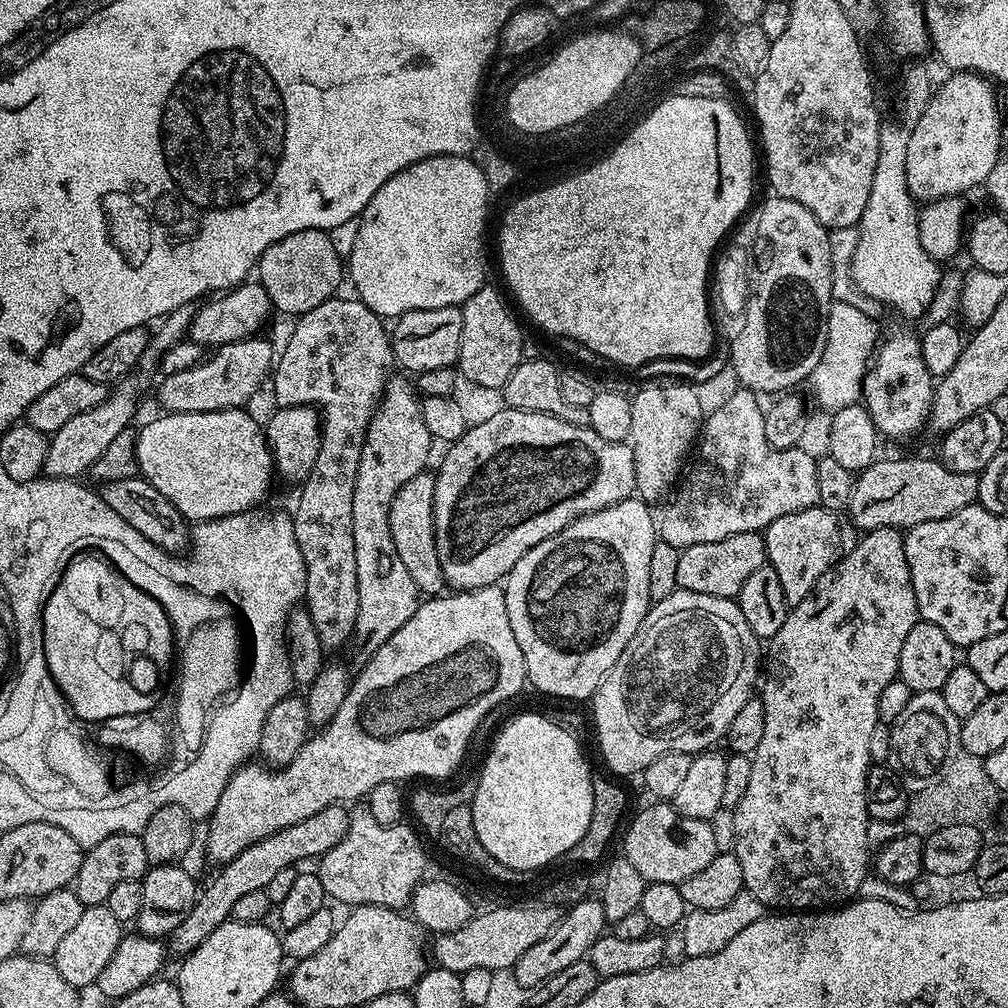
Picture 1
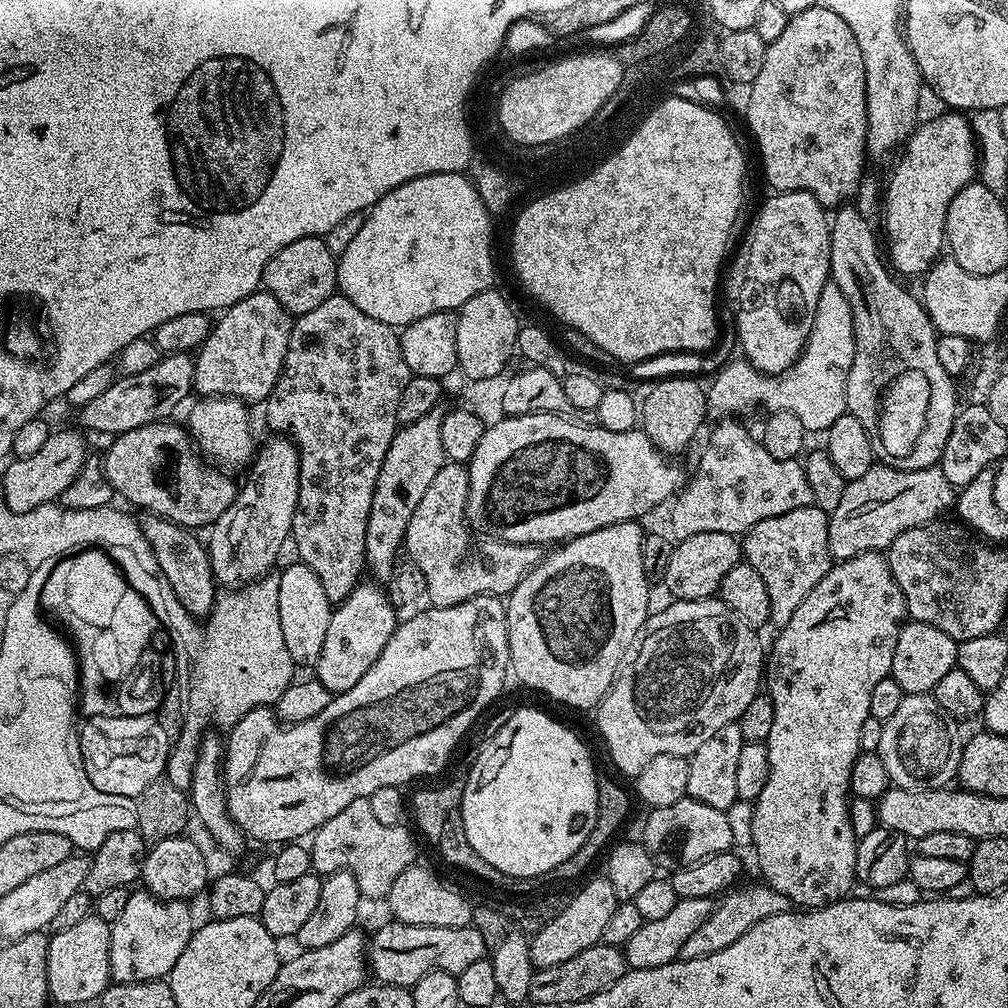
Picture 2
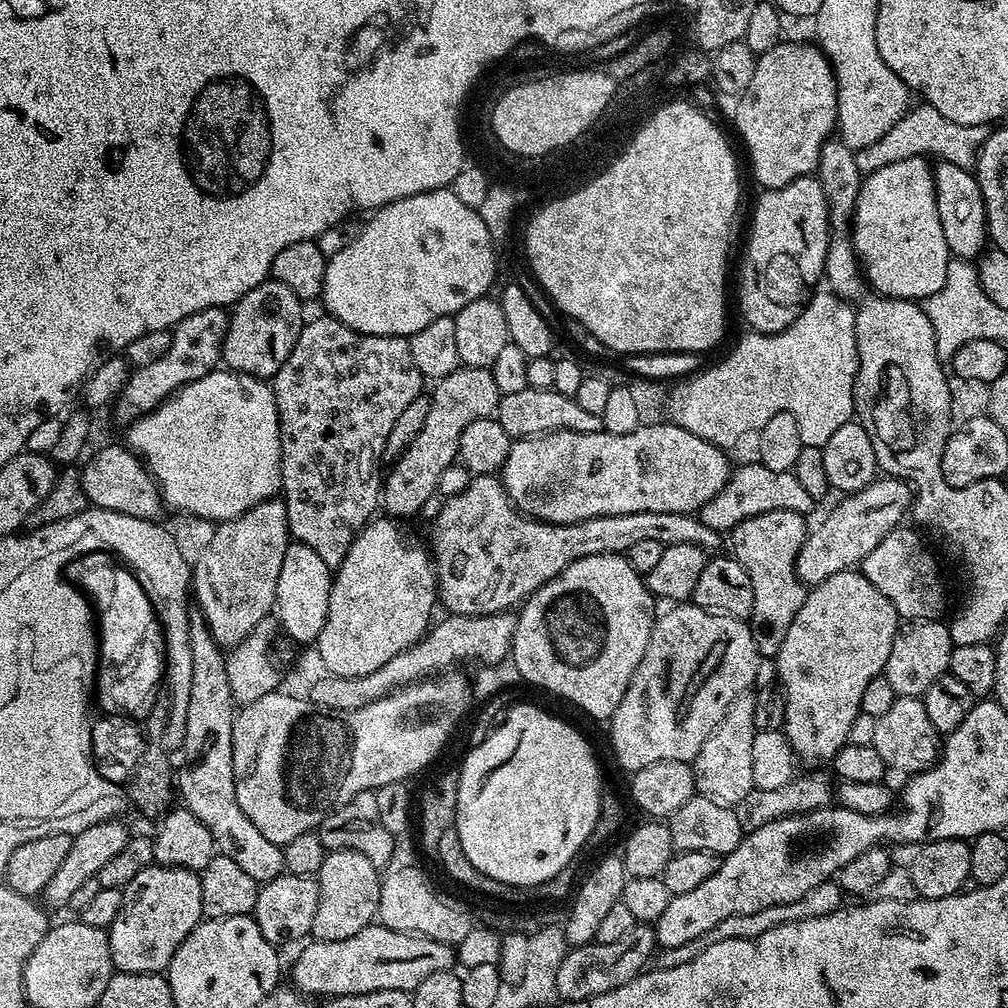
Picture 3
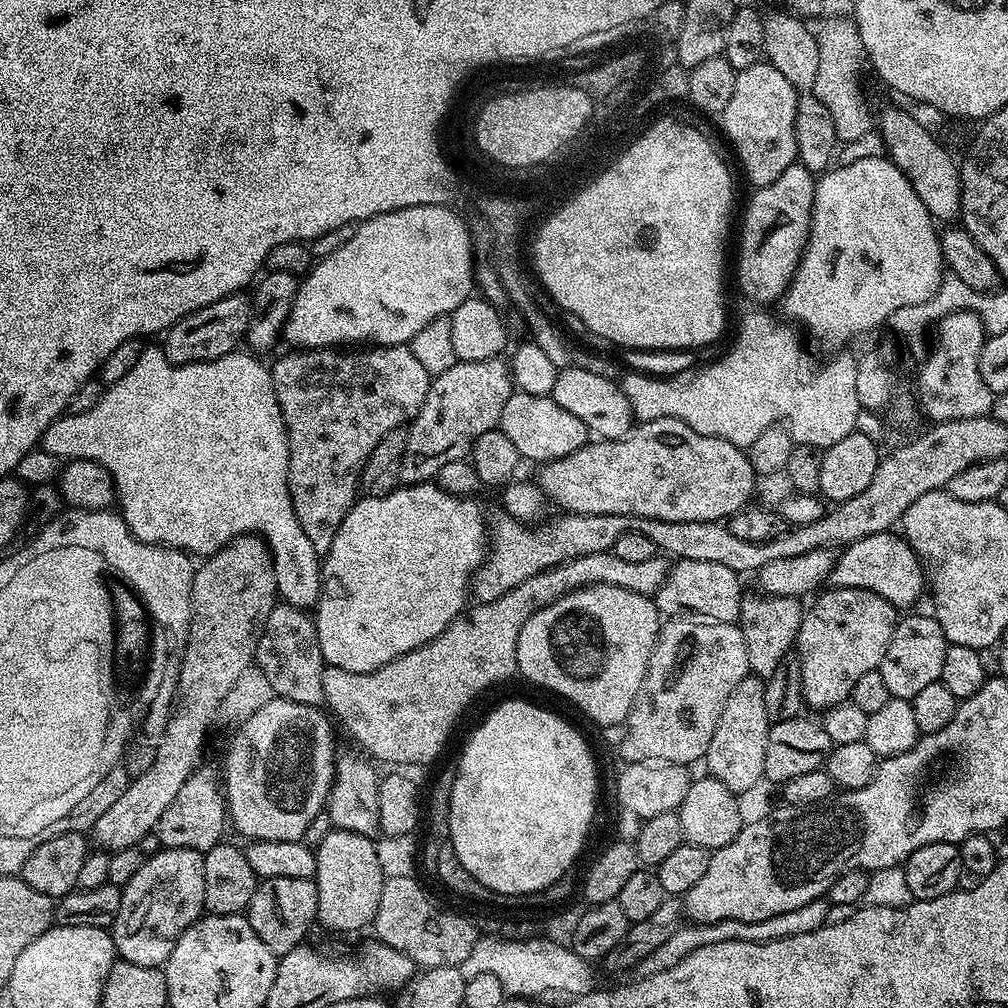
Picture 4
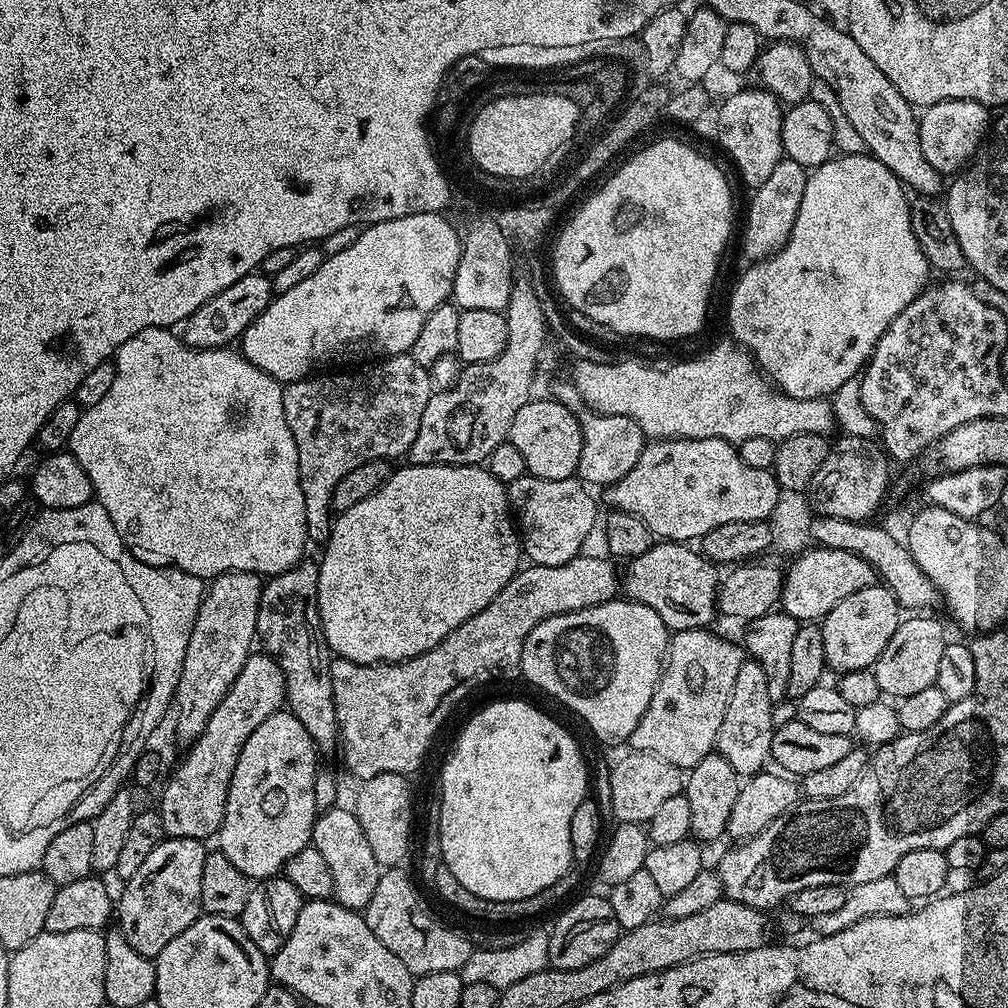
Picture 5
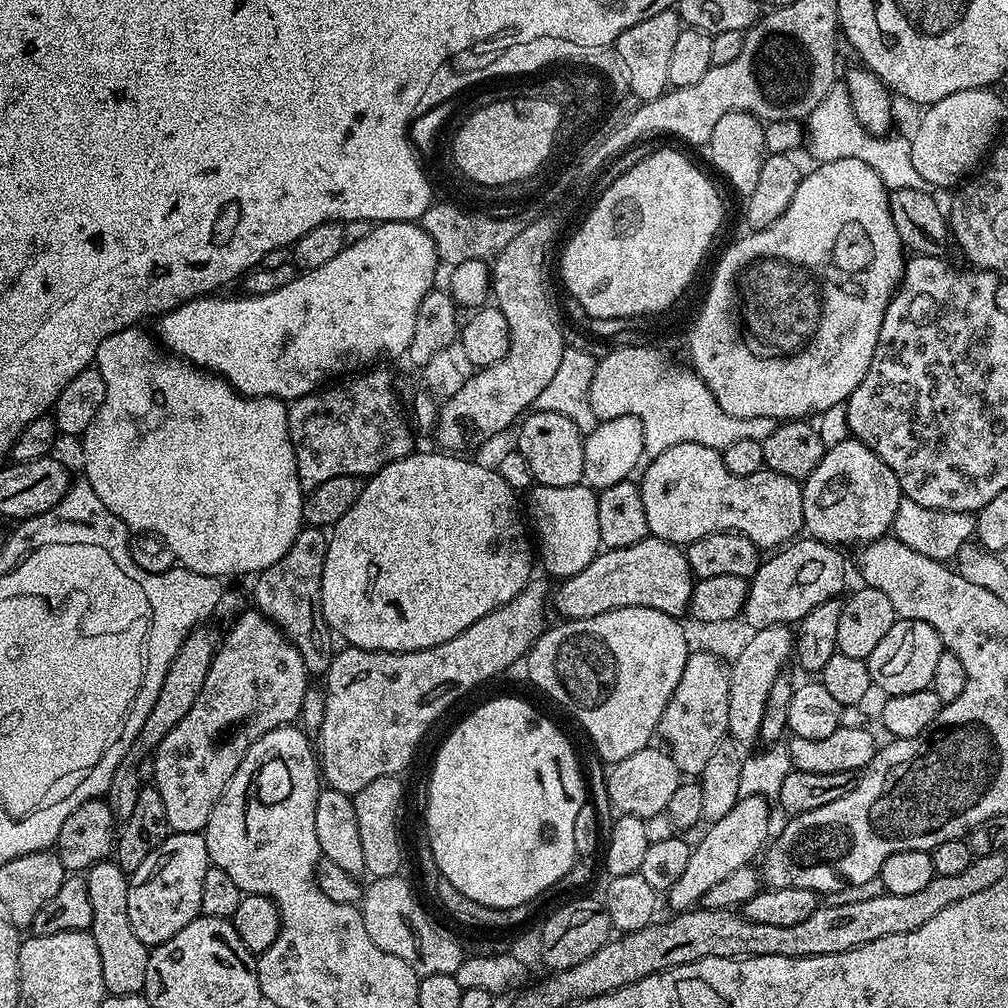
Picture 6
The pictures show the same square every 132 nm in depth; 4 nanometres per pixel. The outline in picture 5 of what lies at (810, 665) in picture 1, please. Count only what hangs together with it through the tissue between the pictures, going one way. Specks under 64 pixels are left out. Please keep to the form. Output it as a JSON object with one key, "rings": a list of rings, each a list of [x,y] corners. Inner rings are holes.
{"rings":[[[874,583],[858,590],[858,594],[850,594],[850,598],[842,598],[842,602],[819,621],[825,665],[836,674],[872,668],[882,650],[886,650],[886,642],[894,638],[894,630],[898,630],[901,619],[900,603],[883,583]]]}

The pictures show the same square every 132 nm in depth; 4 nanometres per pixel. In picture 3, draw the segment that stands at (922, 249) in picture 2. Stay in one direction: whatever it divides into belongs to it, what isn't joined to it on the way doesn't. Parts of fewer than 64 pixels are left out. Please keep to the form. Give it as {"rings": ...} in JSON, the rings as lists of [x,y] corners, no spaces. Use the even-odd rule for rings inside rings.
{"rings":[[[923,155],[894,162],[884,169],[865,175],[860,185],[857,206],[853,212],[851,240],[862,265],[867,283],[882,296],[923,302],[942,290],[950,253],[946,237],[942,235],[942,222],[938,222],[938,202],[932,177],[933,165]]]}

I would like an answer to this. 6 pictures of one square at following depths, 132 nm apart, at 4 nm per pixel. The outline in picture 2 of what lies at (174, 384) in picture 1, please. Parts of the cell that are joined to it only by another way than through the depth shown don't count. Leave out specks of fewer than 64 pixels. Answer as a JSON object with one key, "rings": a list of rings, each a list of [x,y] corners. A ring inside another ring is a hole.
{"rings":[[[263,290],[251,292],[246,298],[242,298],[242,302],[223,309],[221,316],[224,317],[213,323],[212,329],[209,330],[195,357],[195,391],[200,392],[199,395],[204,398],[232,396],[235,400],[245,401],[249,405],[255,406],[256,403],[259,405],[268,399],[278,382],[278,374],[282,370],[286,350],[290,346],[294,317],[291,312],[284,309],[282,302],[278,302],[278,298],[274,298],[274,294]]]}

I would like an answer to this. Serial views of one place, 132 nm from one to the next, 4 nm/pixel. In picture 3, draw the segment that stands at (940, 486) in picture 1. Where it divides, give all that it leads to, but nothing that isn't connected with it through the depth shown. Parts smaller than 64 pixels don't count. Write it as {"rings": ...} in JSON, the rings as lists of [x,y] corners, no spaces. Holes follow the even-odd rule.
{"rings":[[[877,478],[862,490],[845,495],[841,499],[844,501],[834,505],[832,513],[817,528],[815,525],[809,531],[806,542],[796,559],[796,573],[800,581],[805,586],[815,586],[826,582],[826,578],[834,578],[834,574],[863,565],[866,554],[870,554],[870,550],[874,550],[874,546],[878,546],[878,542],[882,542],[882,538],[886,538],[886,534],[890,534],[905,523],[912,507],[913,495],[913,489],[900,478]]]}

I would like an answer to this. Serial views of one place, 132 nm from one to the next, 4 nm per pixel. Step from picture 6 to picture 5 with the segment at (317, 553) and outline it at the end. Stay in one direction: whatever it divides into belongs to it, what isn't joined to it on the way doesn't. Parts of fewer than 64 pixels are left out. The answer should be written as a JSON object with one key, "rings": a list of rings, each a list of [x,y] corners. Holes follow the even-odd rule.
{"rings":[[[305,558],[296,564],[290,570],[286,570],[282,574],[277,576],[267,577],[263,581],[264,589],[260,595],[260,605],[258,606],[258,622],[256,623],[256,634],[259,643],[264,643],[263,651],[269,656],[273,656],[278,662],[278,666],[282,670],[284,675],[284,698],[286,701],[287,711],[291,712],[294,718],[298,718],[298,722],[302,722],[302,726],[306,726],[306,734],[310,734],[310,738],[315,742],[317,749],[321,753],[337,751],[340,744],[340,723],[338,722],[338,714],[334,710],[334,686],[332,685],[332,679],[330,678],[330,670],[332,669],[332,661],[334,659],[334,653],[331,648],[328,647],[328,643],[324,640],[324,631],[320,625],[320,607],[317,606],[318,602],[318,574],[320,573],[319,563],[315,559]]]}

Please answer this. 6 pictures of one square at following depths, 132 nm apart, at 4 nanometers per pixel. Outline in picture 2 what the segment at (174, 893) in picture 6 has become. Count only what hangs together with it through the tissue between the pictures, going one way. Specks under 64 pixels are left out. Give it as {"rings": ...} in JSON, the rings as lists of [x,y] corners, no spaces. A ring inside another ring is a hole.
{"rings":[[[147,890],[129,891],[126,910],[110,924],[109,977],[118,984],[163,980],[182,958],[194,931],[192,912],[182,900],[159,900]]]}

